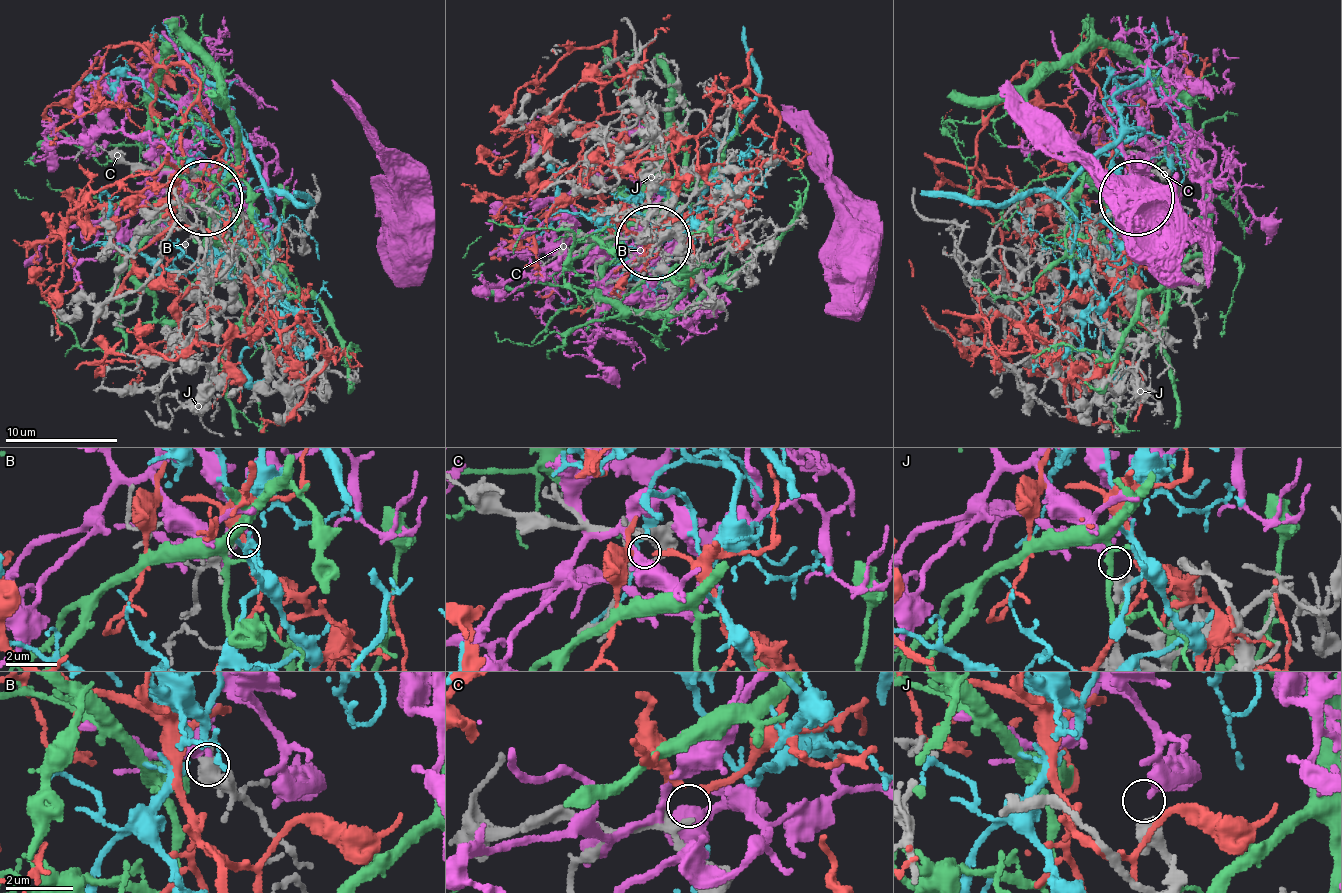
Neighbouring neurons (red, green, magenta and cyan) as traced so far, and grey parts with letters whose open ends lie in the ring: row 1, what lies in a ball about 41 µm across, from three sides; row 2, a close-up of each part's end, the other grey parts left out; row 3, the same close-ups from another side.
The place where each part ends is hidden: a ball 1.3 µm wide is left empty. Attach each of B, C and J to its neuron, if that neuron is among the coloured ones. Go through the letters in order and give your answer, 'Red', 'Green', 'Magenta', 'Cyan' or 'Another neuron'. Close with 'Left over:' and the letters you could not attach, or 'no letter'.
B: Cyan
C: Red
J: Magenta
Left over: no letter

